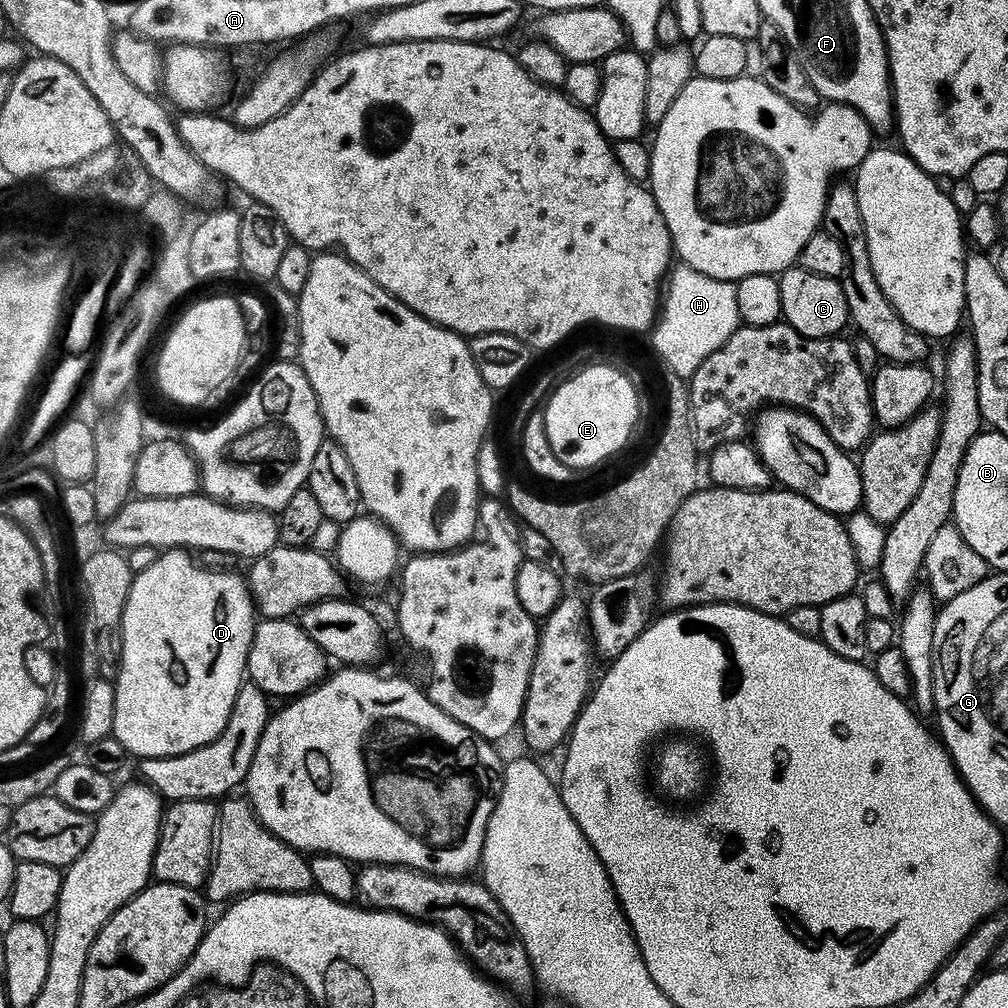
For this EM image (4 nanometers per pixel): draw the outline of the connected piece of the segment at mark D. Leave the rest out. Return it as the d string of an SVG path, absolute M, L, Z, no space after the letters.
M169 548L161 551L156 561L147 561L144 568L132 577L130 594L126 598L124 617L120 623L120 637L122 650L120 651L120 670L118 673L118 698L114 702L114 726L112 735L126 746L126 750L133 757L147 758L150 756L177 756L186 754L198 746L206 746L226 726L230 714L234 710L234 698L238 698L240 685L245 683L248 667L248 651L252 635L258 623L258 613L252 596L248 592L248 582L243 575L236 572L219 572L216 568L203 568L192 561L193 553L182 548Z

